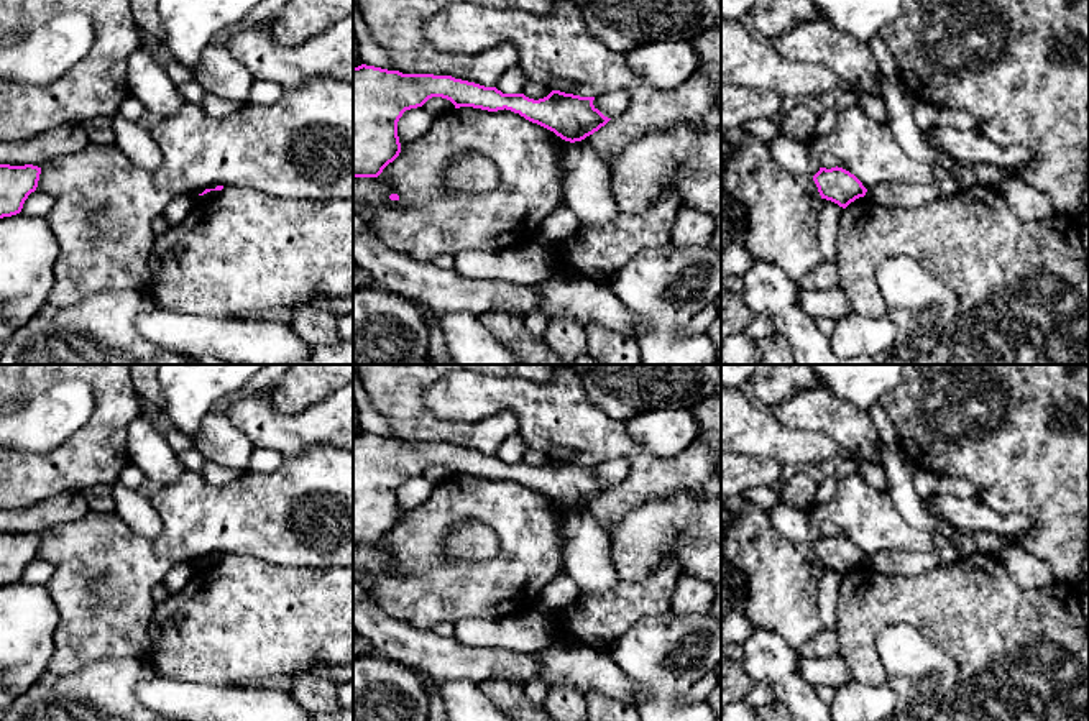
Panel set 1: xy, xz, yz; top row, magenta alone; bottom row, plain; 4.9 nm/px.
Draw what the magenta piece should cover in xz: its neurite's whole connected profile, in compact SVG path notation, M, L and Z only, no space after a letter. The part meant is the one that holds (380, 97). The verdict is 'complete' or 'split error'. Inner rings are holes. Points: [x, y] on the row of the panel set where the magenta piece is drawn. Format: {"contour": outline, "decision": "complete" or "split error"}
{"contour": "M361 64L353 67L353 177L378 177L399 156L399 118L432 97L447 99L455 108L506 108L570 143L585 140L611 120L593 105L595 97L552 90L534 100L452 76L402 74Z", "decision": "complete"}

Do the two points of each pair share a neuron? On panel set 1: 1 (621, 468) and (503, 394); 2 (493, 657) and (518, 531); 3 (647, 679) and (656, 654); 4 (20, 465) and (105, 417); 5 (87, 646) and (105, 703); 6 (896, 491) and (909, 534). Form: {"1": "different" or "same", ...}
{"1": "different", "2": "different", "3": "same", "4": "same", "5": "different", "6": "different"}

